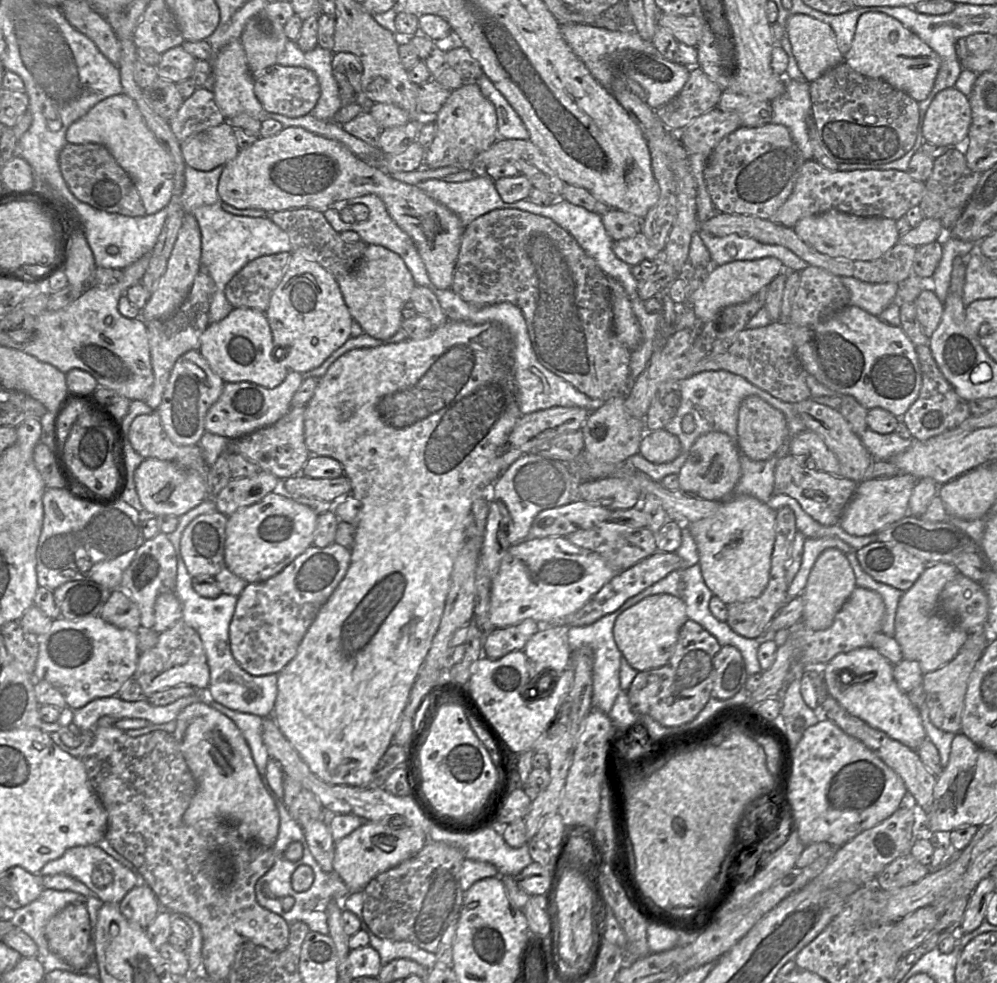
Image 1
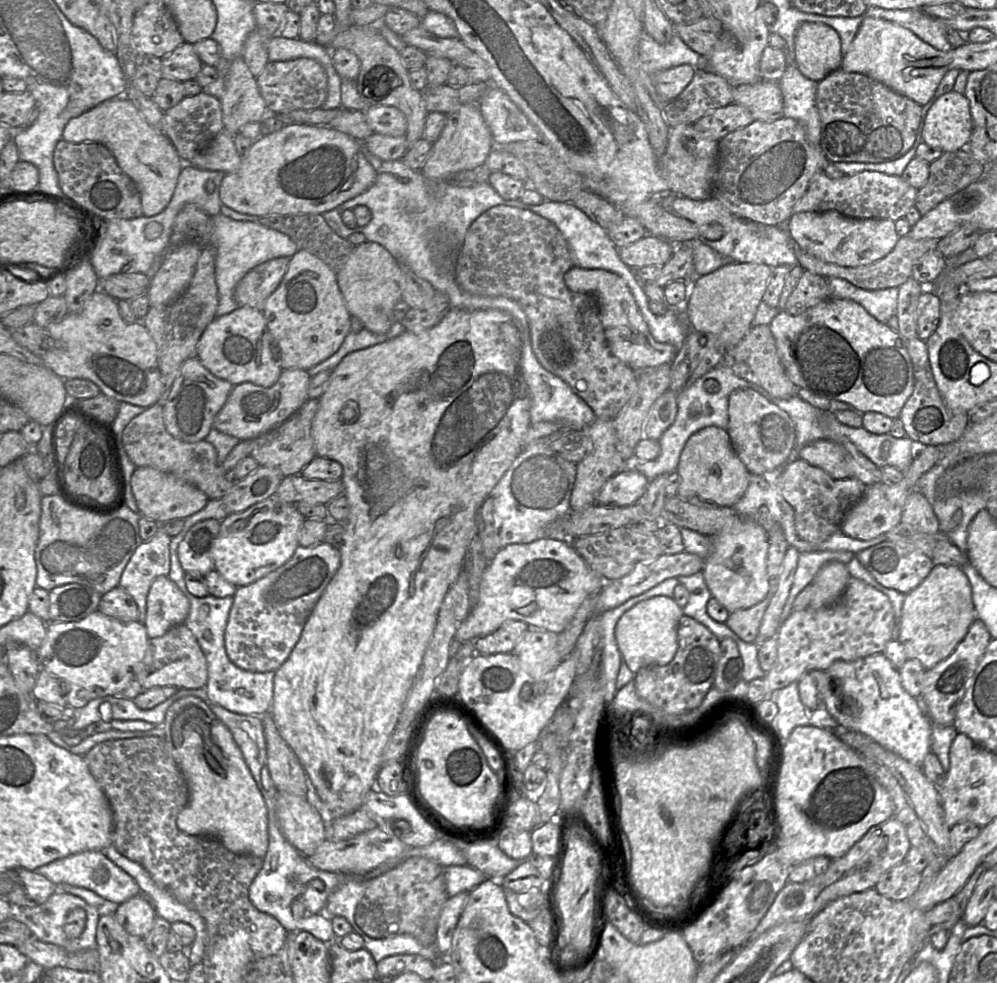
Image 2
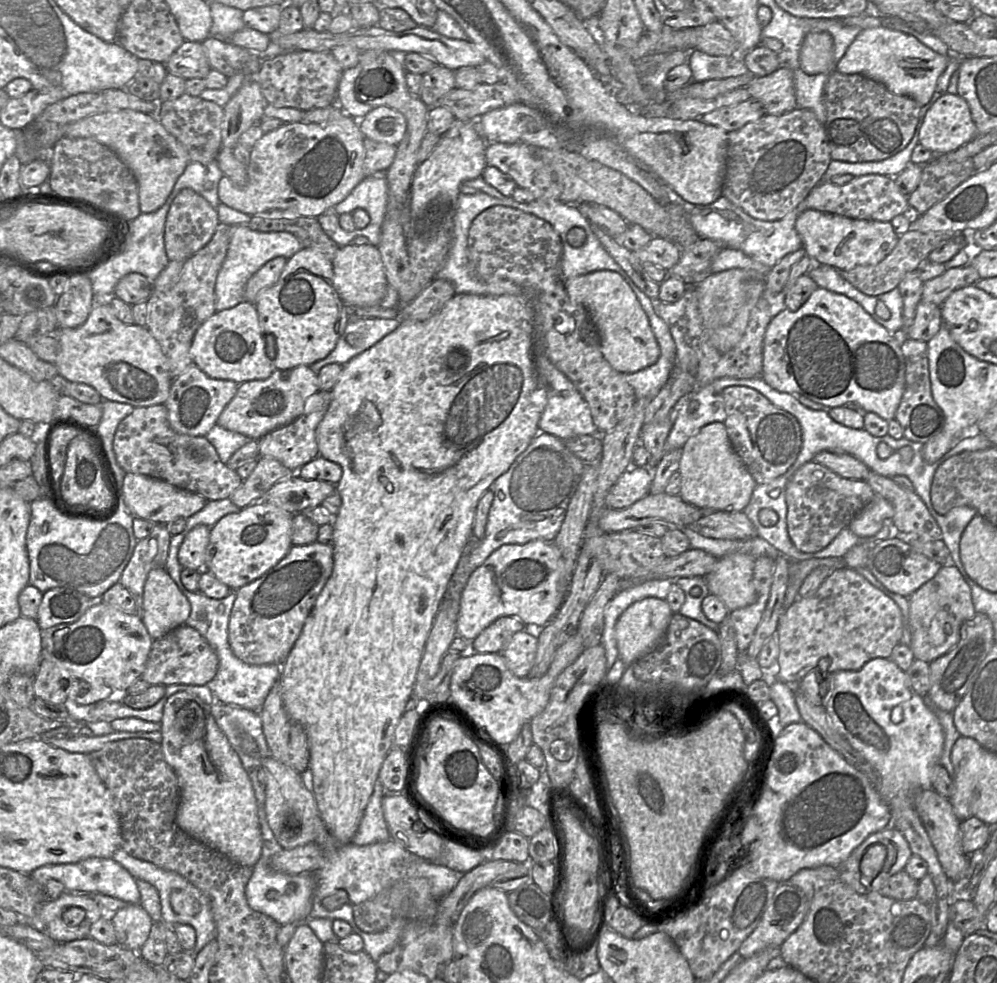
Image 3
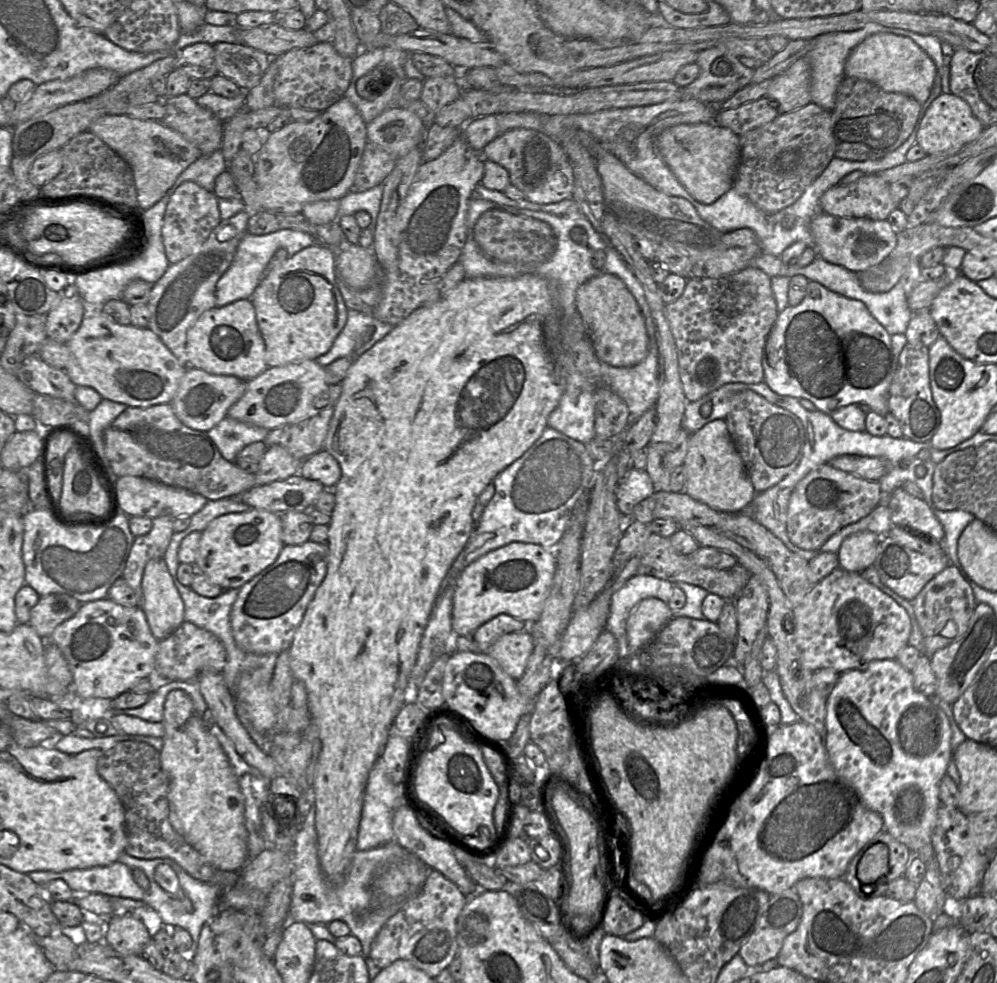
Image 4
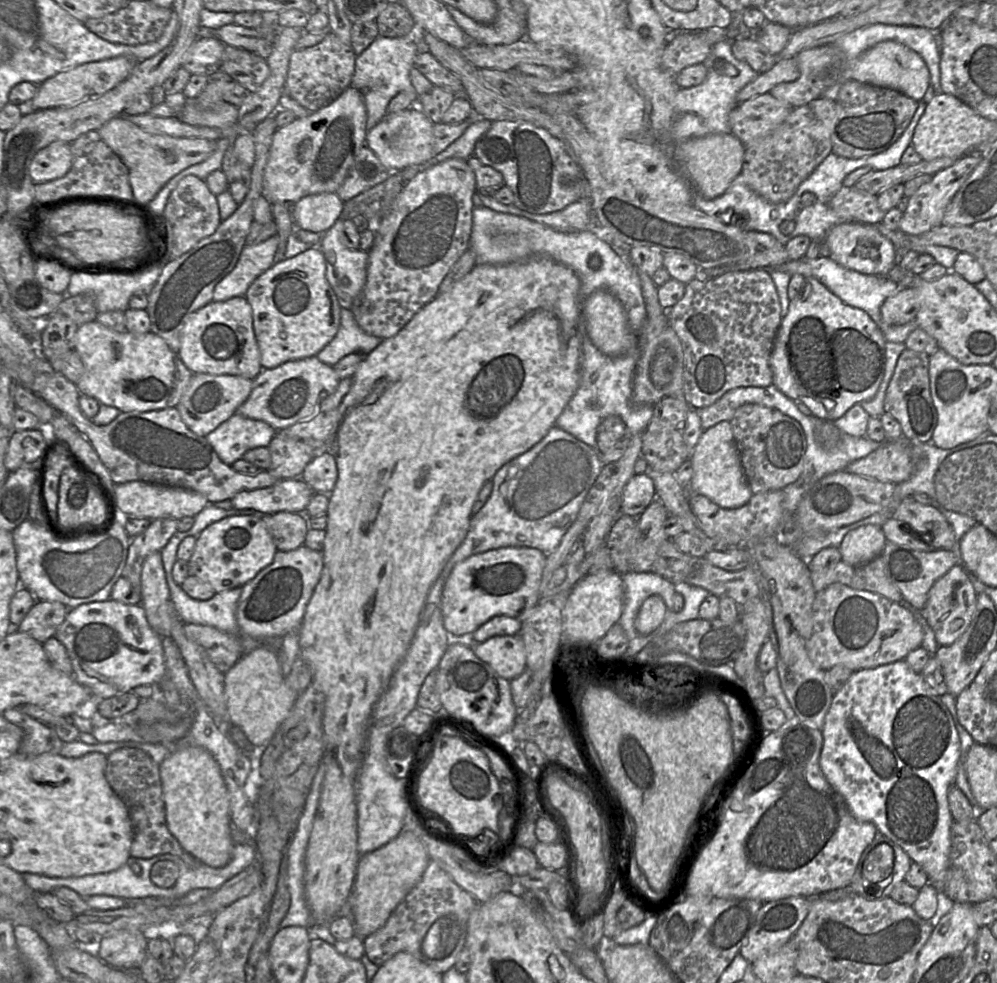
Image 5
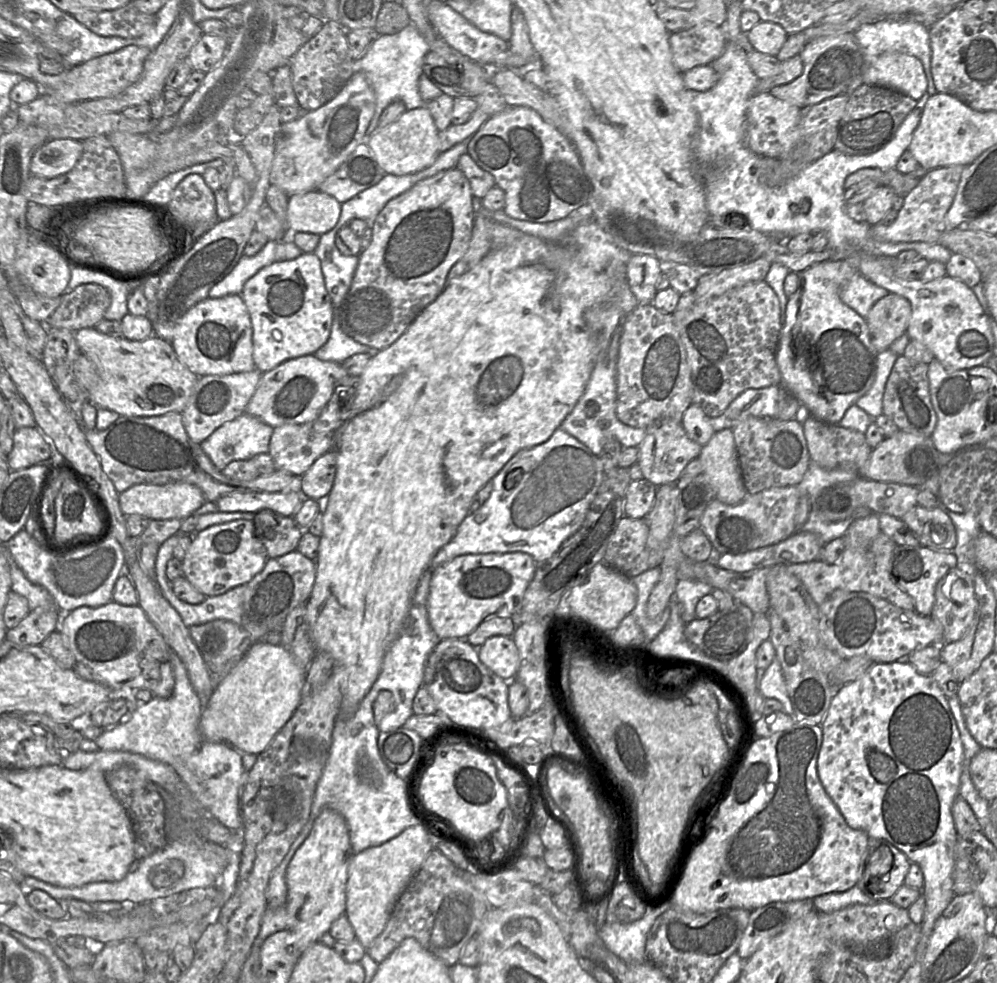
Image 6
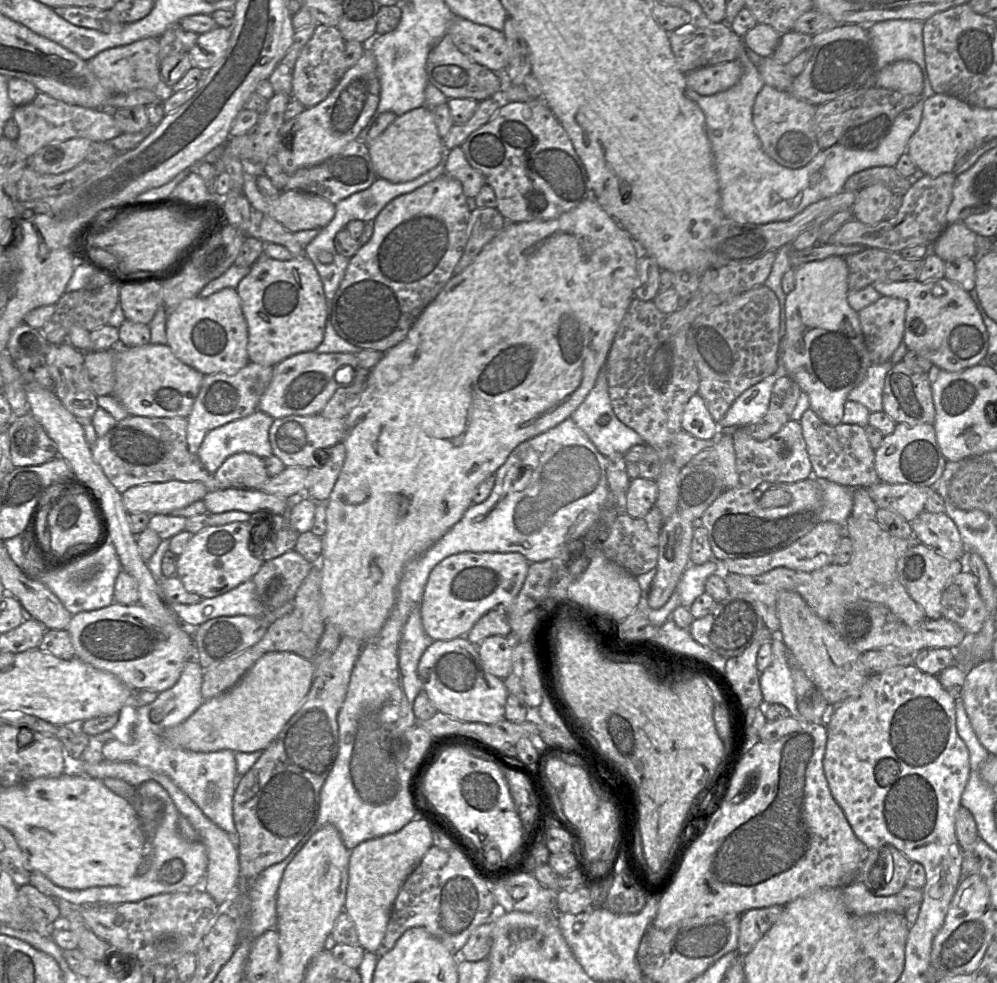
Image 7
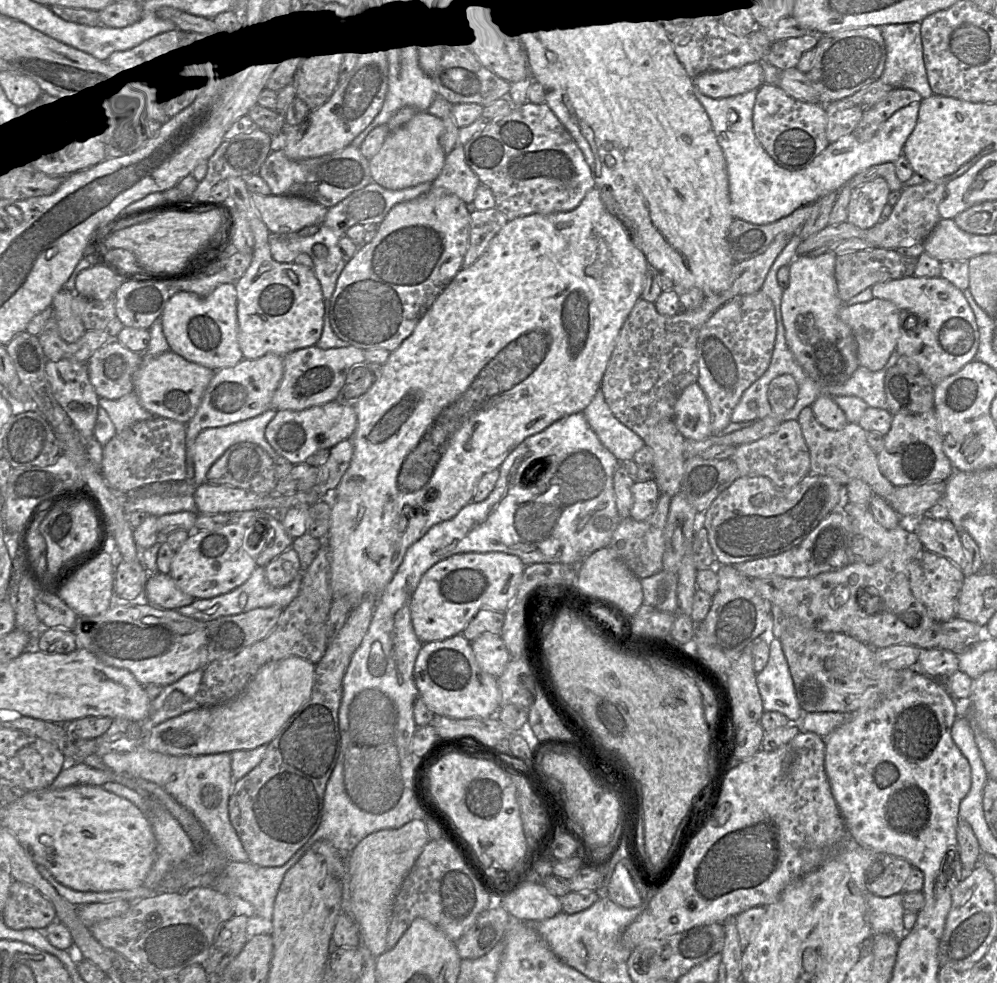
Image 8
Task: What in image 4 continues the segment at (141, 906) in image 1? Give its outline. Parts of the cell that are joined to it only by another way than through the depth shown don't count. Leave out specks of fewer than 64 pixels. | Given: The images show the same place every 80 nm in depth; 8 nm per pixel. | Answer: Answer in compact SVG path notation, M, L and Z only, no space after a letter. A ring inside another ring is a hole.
M116 913L105 930L105 943L123 955L138 955L151 941L143 922L129 913Z

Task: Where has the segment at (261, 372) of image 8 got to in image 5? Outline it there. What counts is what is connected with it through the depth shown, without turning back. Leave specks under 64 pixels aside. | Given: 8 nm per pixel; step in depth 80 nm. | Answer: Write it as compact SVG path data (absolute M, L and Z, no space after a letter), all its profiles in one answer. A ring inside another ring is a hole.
M193 374L175 408L185 425L196 435L205 437L230 418L249 397L253 380L234 375Z

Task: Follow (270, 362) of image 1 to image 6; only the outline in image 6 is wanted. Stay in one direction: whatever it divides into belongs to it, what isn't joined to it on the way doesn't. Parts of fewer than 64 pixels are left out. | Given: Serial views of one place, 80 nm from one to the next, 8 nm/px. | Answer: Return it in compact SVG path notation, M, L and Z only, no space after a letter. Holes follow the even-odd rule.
M238 294L206 298L177 322L170 342L178 360L198 377L254 370L252 325L248 309Z

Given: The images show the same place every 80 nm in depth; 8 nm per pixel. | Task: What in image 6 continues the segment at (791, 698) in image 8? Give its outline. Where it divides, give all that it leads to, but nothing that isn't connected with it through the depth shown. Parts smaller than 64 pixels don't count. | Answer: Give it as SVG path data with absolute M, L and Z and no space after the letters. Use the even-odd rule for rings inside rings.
M775 657L765 671L759 671L759 691L767 698L775 698L784 706L784 712L794 717L780 662ZM762 672L762 673L761 673Z

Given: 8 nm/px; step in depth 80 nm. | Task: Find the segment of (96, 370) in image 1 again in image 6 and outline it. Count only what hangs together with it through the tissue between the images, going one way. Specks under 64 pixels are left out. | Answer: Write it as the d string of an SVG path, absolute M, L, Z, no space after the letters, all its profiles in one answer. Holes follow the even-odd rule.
M82 328L74 334L81 353L94 362L99 375L99 382L87 391L90 402L123 416L149 417L172 411L182 413L199 377L178 360L171 343L155 335L142 341L131 341L123 336L110 337L95 328Z

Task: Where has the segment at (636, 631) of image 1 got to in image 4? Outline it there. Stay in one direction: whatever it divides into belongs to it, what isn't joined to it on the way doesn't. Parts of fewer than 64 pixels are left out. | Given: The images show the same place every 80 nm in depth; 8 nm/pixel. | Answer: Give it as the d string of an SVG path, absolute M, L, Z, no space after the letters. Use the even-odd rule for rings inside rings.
M645 598L630 611L626 634L631 655L637 654L671 621L672 611L658 598Z

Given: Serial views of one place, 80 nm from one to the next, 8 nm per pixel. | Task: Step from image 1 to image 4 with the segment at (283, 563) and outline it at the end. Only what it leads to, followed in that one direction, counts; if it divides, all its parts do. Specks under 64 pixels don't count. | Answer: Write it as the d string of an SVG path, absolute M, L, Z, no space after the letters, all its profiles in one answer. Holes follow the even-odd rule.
M259 509L217 517L202 531L195 574L204 574L223 590L239 589L278 558L284 547L280 514Z

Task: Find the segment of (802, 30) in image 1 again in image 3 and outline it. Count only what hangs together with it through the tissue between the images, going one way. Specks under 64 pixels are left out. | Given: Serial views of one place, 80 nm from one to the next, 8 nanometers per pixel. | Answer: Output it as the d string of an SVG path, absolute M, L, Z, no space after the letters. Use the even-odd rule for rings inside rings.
M827 32L806 34L800 48L800 68L809 75L830 74L836 70L833 43L832 36Z

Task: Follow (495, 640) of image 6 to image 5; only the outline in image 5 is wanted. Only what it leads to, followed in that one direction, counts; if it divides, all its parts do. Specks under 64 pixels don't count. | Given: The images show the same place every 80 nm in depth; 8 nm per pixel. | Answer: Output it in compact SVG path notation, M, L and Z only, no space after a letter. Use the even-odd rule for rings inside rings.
M519 635L493 636L482 643L469 645L479 659L509 681L527 668L525 647Z

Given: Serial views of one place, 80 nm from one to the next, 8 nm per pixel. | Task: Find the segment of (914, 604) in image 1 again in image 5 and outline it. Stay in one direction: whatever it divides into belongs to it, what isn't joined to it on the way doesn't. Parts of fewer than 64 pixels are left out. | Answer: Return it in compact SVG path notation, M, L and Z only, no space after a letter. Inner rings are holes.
M953 566L933 584L921 612L939 646L951 645L965 632L976 609L977 595L964 566Z

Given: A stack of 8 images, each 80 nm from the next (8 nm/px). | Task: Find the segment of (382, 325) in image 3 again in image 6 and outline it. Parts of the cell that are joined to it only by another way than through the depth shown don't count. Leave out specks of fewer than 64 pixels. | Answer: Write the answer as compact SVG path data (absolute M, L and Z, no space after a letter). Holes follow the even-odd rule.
M339 308L333 309L333 321L329 339L313 355L319 360L342 363L357 353L373 353L375 350L347 336L340 327Z

